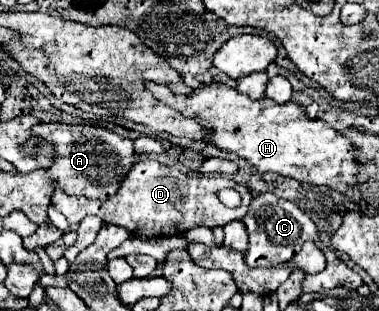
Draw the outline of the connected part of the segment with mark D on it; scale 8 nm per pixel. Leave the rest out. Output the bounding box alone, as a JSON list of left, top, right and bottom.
[51,160,253,238]

